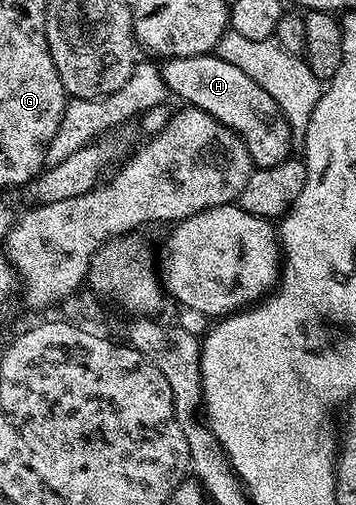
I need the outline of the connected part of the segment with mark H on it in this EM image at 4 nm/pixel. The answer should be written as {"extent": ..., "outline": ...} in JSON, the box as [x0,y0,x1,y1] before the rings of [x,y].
{"extent":[160,53,291,168],"outline":[[[216,53],[167,59],[160,70],[171,96],[179,95],[183,104],[207,111],[242,138],[255,168],[280,165],[291,158],[290,126],[280,105],[276,105],[276,101],[248,77],[248,73],[236,69],[236,65],[224,61]]]}

